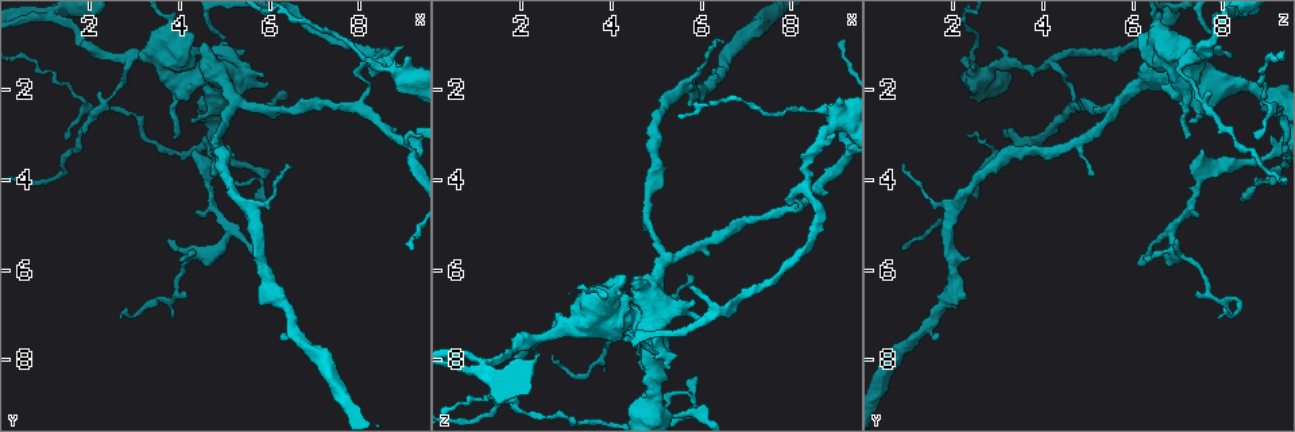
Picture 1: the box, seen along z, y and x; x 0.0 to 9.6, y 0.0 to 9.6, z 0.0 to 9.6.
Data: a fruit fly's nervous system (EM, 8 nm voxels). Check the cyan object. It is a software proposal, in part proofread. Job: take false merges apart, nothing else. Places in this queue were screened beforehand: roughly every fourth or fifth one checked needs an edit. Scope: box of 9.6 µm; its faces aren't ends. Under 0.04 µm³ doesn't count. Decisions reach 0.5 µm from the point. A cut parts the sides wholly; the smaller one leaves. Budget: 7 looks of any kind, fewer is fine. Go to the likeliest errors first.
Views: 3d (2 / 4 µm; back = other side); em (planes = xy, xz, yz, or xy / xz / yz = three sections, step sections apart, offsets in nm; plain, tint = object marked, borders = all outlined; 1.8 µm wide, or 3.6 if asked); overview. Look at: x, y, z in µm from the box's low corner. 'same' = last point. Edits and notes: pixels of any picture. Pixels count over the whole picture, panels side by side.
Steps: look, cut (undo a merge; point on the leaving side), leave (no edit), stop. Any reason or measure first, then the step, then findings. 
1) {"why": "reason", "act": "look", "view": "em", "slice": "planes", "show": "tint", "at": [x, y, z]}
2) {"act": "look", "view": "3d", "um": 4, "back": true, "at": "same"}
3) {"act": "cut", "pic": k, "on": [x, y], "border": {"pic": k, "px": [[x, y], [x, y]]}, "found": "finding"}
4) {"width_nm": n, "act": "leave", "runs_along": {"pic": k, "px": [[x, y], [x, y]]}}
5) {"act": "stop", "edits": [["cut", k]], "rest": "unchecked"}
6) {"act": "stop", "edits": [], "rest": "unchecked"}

{"why": "small branch off a trunk", "act": "look", "view": "em", "um": 3.6, "slice": "planes", "show": "borders", "at": [9.05, 1.70, 2.55]}

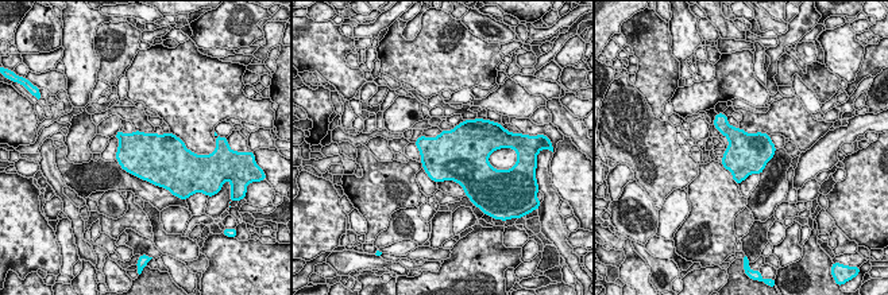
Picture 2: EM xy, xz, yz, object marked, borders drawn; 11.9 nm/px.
{"width_nm": 480, "act": "leave", "found": "continuous, no second neuron"}

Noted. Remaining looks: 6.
{"why": "thick turns thin", "act": "look", "view": "em", "slice": "planes", "show": "tint", "at": [4.10, 1.00, 6.40]}

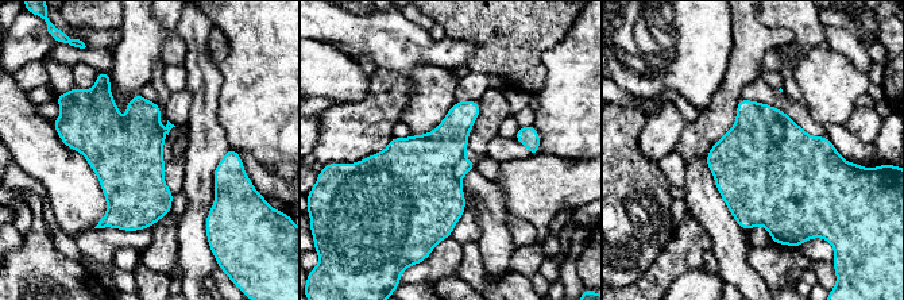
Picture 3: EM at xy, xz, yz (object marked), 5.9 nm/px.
{"width_nm": 400, "act": "cut", "pic": 3, "on": [746, 164], "border": {"pic": 3, "px": [[779, 119], [771, 126], [773, 142]]}, "found": "a second neuron is stuck on"}

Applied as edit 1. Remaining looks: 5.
{"why": "sudden change in width", "act": "look", "view": "em", "slice": "planes", "show": "plain", "at": [4.60, 3.80, 7.60]}

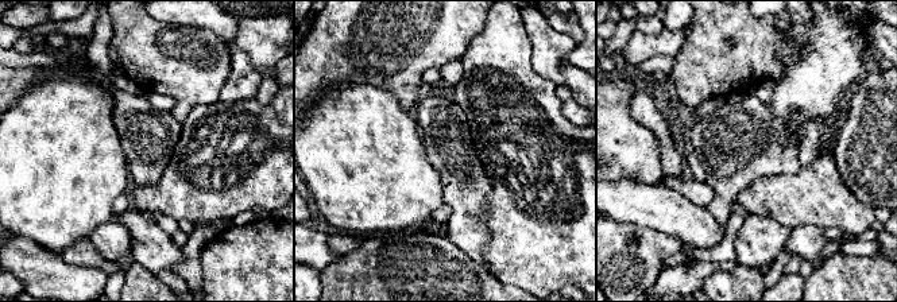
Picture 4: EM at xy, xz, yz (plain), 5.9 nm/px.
{"why": "with the object marked", "act": "look", "view": "em", "slice": "planes", "show": "tint", "at": "same"}

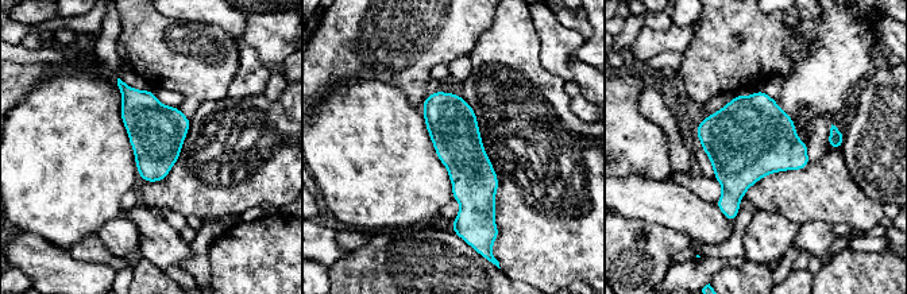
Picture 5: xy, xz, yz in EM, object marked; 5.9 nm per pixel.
{"act": "leave", "found": "continuous, no second neuron"}

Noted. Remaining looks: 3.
{"act": "stop", "edits": [["cut", 3]], "rest": "unchecked"}

